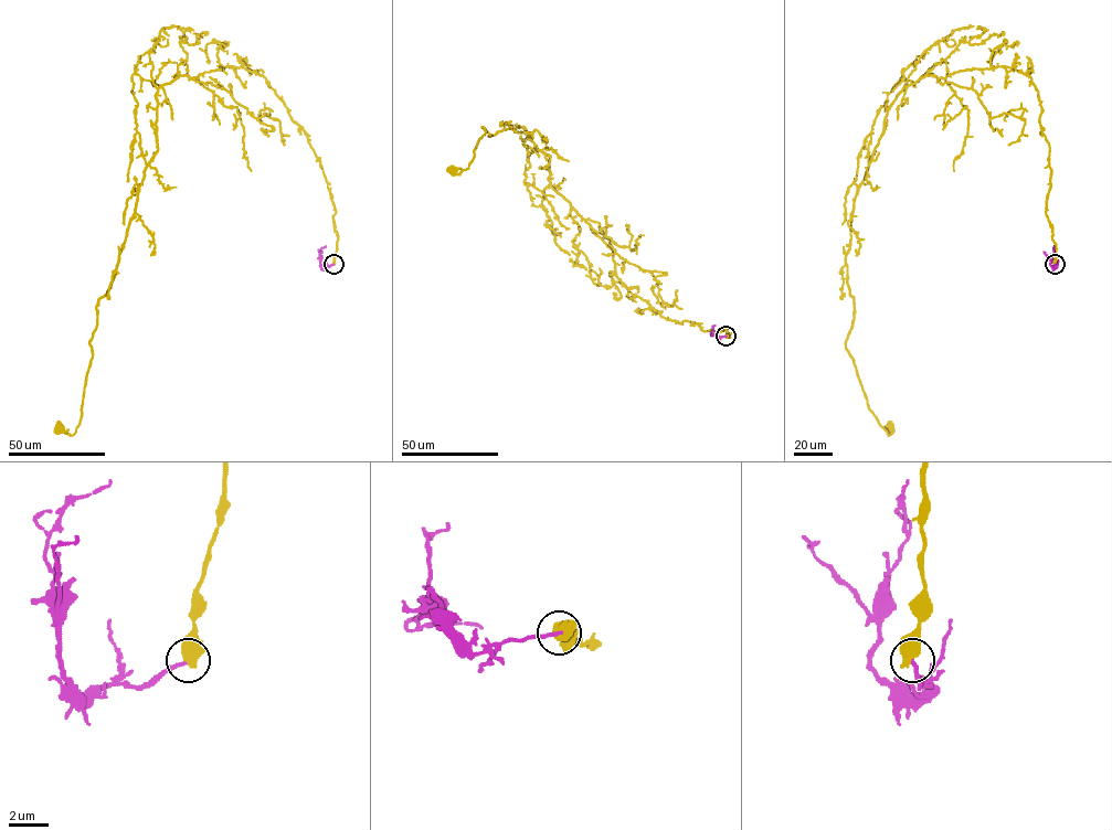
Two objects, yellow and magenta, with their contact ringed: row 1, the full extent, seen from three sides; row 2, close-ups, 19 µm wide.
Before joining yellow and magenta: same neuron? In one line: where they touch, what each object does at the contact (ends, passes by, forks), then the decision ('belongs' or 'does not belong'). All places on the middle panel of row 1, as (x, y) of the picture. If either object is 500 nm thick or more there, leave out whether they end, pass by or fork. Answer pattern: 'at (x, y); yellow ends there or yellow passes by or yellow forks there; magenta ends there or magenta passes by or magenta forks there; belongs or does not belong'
at (726, 336); belongs

